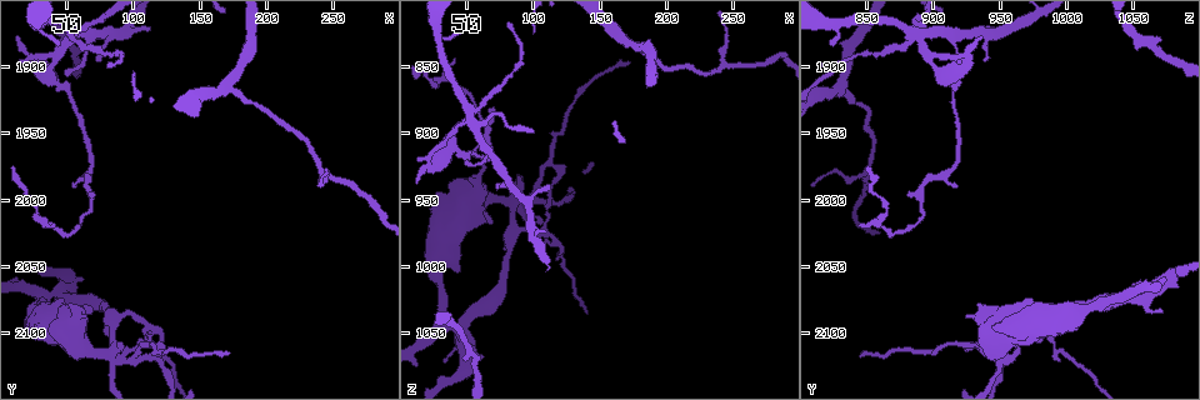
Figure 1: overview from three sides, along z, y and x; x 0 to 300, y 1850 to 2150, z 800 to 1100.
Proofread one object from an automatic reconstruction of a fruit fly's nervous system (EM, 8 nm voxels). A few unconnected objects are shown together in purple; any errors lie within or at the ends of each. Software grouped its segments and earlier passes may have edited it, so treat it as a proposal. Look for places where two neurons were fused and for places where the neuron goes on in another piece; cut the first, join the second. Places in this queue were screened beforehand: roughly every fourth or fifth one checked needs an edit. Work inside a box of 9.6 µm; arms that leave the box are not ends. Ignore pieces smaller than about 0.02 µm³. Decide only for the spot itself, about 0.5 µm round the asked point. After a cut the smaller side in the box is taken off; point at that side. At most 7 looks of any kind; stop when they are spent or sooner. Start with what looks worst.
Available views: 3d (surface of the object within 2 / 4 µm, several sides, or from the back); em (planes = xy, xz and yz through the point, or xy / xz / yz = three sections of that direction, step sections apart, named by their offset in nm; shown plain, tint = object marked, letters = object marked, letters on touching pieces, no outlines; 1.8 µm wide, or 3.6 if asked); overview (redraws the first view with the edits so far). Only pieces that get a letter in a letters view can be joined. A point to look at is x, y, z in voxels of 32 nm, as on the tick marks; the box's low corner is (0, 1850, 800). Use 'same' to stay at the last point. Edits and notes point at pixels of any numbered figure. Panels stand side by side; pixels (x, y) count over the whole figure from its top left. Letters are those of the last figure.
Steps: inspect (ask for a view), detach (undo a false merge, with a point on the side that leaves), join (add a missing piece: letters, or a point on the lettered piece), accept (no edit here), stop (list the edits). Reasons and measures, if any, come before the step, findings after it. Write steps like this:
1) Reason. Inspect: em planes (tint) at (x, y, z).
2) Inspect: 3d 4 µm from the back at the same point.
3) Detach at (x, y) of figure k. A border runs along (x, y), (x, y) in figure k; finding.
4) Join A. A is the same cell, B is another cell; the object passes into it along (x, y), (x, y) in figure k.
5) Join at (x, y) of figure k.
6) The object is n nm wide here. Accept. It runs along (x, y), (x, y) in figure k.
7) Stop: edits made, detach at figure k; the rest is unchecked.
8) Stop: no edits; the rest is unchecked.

Thin arm on a thick one. Inspect: em planes (letters) at (84, 2116, 950).

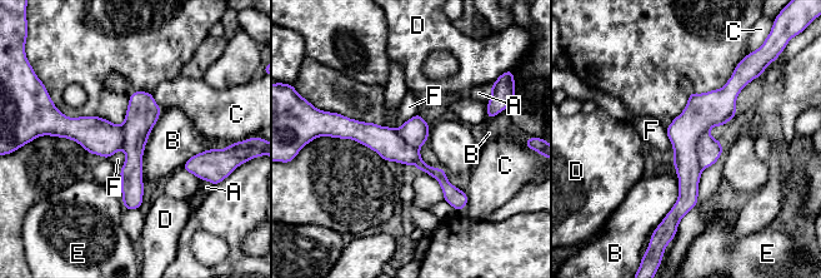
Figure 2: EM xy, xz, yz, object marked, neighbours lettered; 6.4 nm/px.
Detach at (702, 112) of figure 2. A, B, C, D, E and F are other cells; the part that leaves runs along (734, 78), (687, 133), (677, 213) in figure 2; two neurons meet here.

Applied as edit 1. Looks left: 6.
Redraw. Inspect: overview.

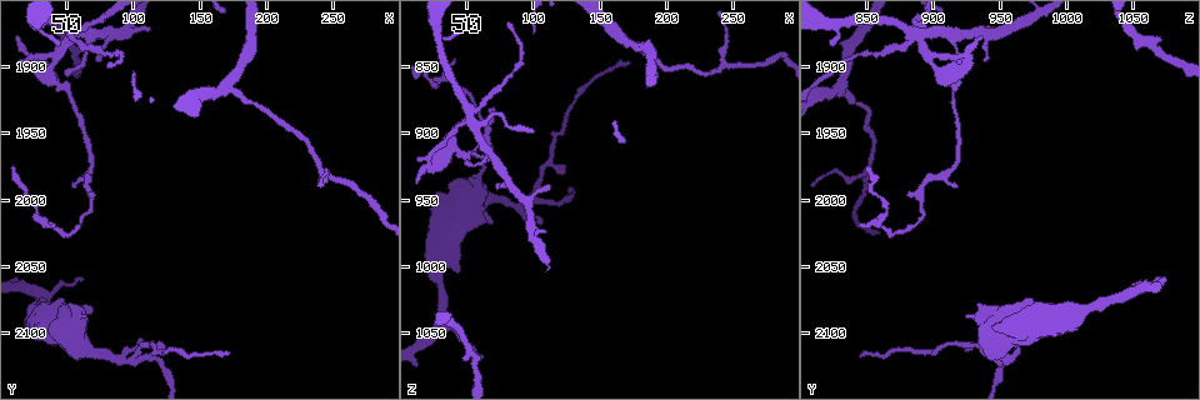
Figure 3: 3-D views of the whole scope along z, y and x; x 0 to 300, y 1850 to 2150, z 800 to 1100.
Abrupt turn. Inspect: 3d 4 µm at (52, 1878, 890).

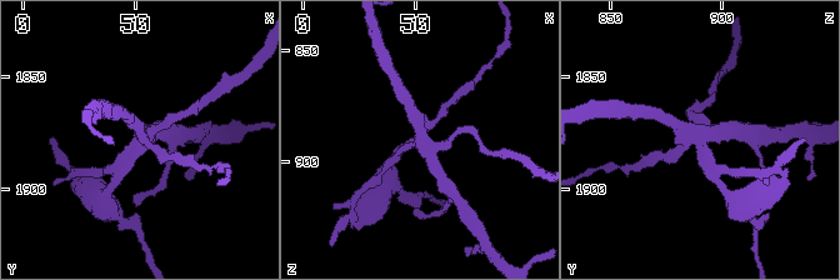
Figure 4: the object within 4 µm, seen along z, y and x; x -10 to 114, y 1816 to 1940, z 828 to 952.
Inspect: em xy step 16 (tint) at (53, 1877, 889).

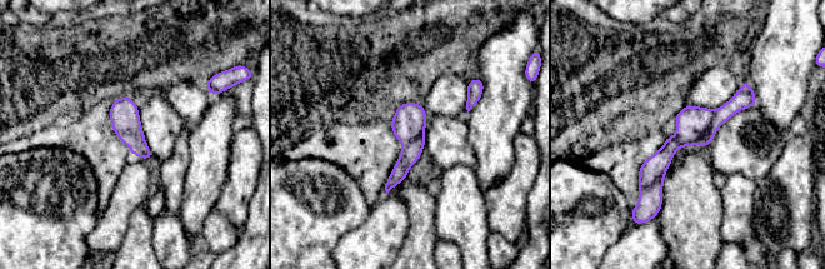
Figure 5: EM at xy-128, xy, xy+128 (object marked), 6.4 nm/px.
Inspect: em planes (letters) at the same point.

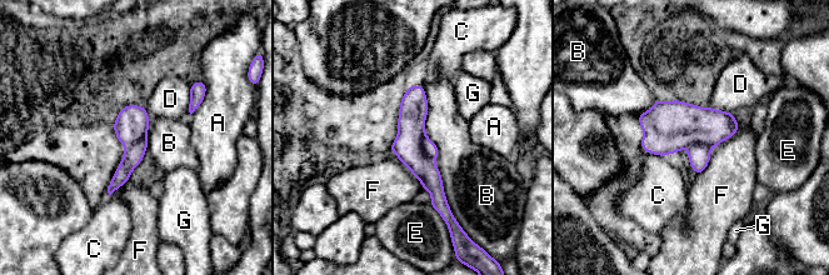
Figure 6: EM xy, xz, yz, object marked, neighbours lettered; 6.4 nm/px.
Detach at (406, 146) of figure 6. A, B, C, D, E, F and G are other cells; the part that leaves runs along (411, 89), (411, 155), (439, 206) in figure 6; two neurons meet here.

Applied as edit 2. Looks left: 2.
Stop: edits made, detach at figure 2, detach at figure 6; the rest is unchecked.

